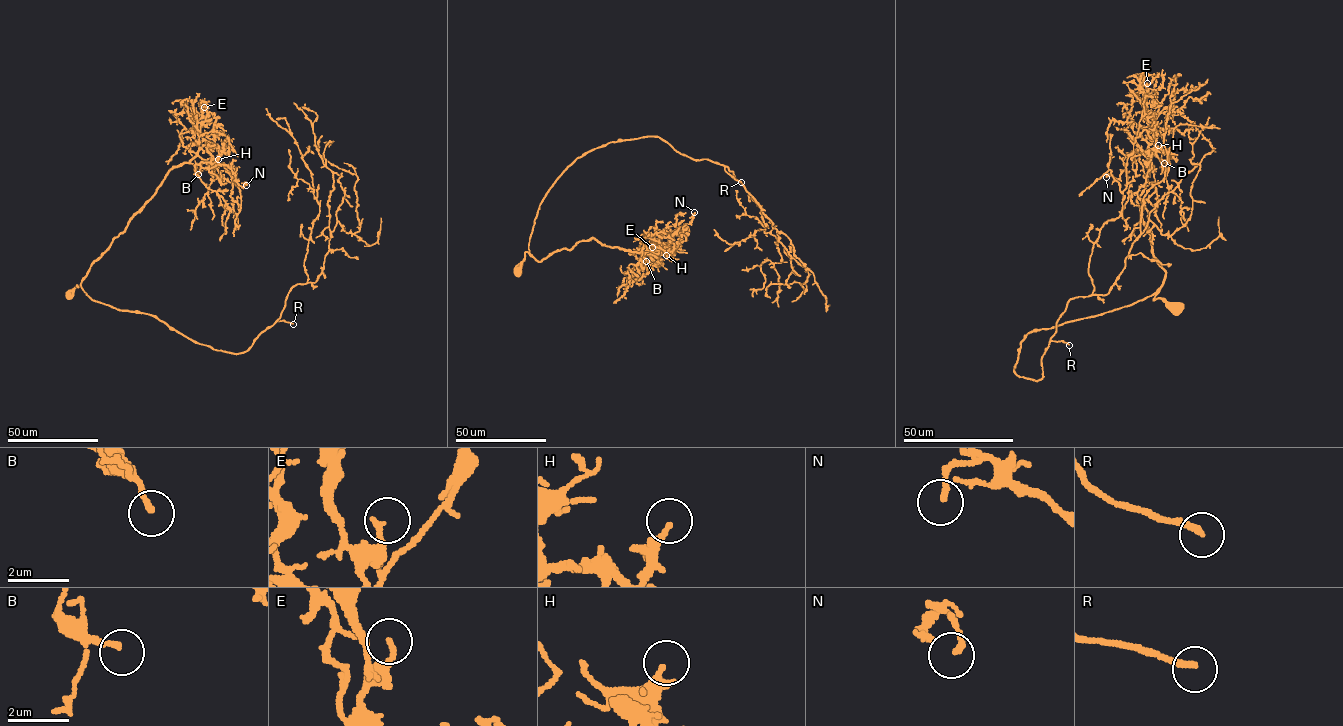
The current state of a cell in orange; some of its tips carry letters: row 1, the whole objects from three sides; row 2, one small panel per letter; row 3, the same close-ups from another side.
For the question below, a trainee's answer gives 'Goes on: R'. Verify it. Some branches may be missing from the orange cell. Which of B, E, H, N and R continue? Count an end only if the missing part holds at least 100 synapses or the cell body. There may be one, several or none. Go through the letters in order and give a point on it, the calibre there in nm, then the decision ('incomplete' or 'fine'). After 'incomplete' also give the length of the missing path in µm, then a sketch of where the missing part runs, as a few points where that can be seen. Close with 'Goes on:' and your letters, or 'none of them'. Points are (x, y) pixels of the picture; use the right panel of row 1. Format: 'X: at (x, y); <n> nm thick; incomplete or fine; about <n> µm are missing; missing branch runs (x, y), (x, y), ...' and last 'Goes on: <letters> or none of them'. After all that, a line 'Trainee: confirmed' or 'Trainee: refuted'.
B: at (1164, 163); 190 nm thick; incomplete; about 30 µm are missing; missing branch runs (1164, 163), (1176, 172), (1180, 170), (1181, 165), (1191, 174), (1196, 170)
E: at (1147, 83); 200 nm thick; fine
H: at (1158, 145); 280 nm thick; fine
N: at (1106, 177); 170 nm thick; fine
R: at (1069, 345); 220 nm thick; incomplete; about 110 µm are missing; missing branch runs (1069, 345), (1088, 341), (1106, 351), (1122, 336), (1134, 313), (1159, 300), (1170, 320), (1188, 304), (1189, 310)
Goes on: B, R
Trainee: refuted

